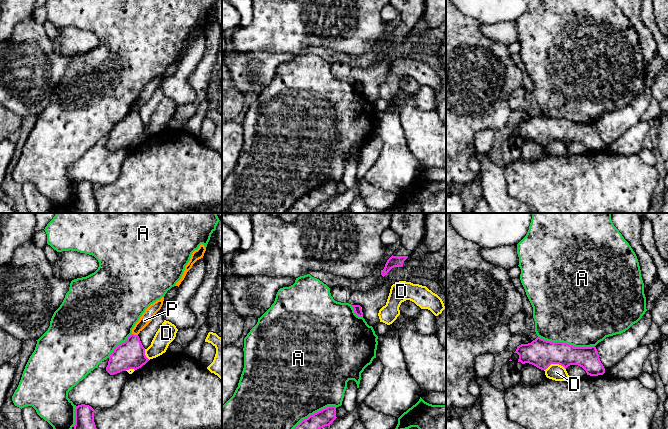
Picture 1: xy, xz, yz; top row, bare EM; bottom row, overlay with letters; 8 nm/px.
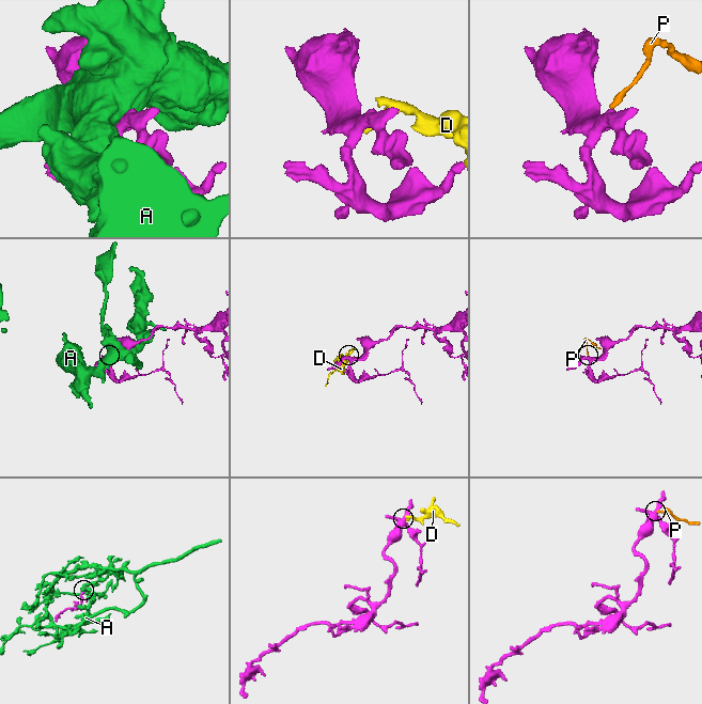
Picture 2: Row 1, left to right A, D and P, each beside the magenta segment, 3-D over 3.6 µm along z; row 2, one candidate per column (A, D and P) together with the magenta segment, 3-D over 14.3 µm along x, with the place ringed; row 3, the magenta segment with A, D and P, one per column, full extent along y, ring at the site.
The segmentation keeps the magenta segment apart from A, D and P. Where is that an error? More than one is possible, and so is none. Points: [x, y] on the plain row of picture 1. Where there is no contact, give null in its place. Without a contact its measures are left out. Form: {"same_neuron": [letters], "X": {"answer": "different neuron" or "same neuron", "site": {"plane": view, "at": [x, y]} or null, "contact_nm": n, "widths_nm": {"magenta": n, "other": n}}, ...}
{"same_neuron": [], "A": {"answer": "different neuron", "site": {"plane": "yz", "at": [566, 119]}, "contact_nm": 460, "widths_nm": {"magenta": 220, "other": 500}}, "D": {"answer": "different neuron", "site": {"plane": "yz", "at": [554, 139]}, "contact_nm": 180, "widths_nm": {"magenta": 220, "other": 130}}, "P": {"answer": "different neuron", "site": {"plane": "xy", "at": [135, 111]}, "contact_nm": 50, "widths_nm": {"magenta": 220, "other": 90}}}

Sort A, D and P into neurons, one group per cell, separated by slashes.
A / D / P

